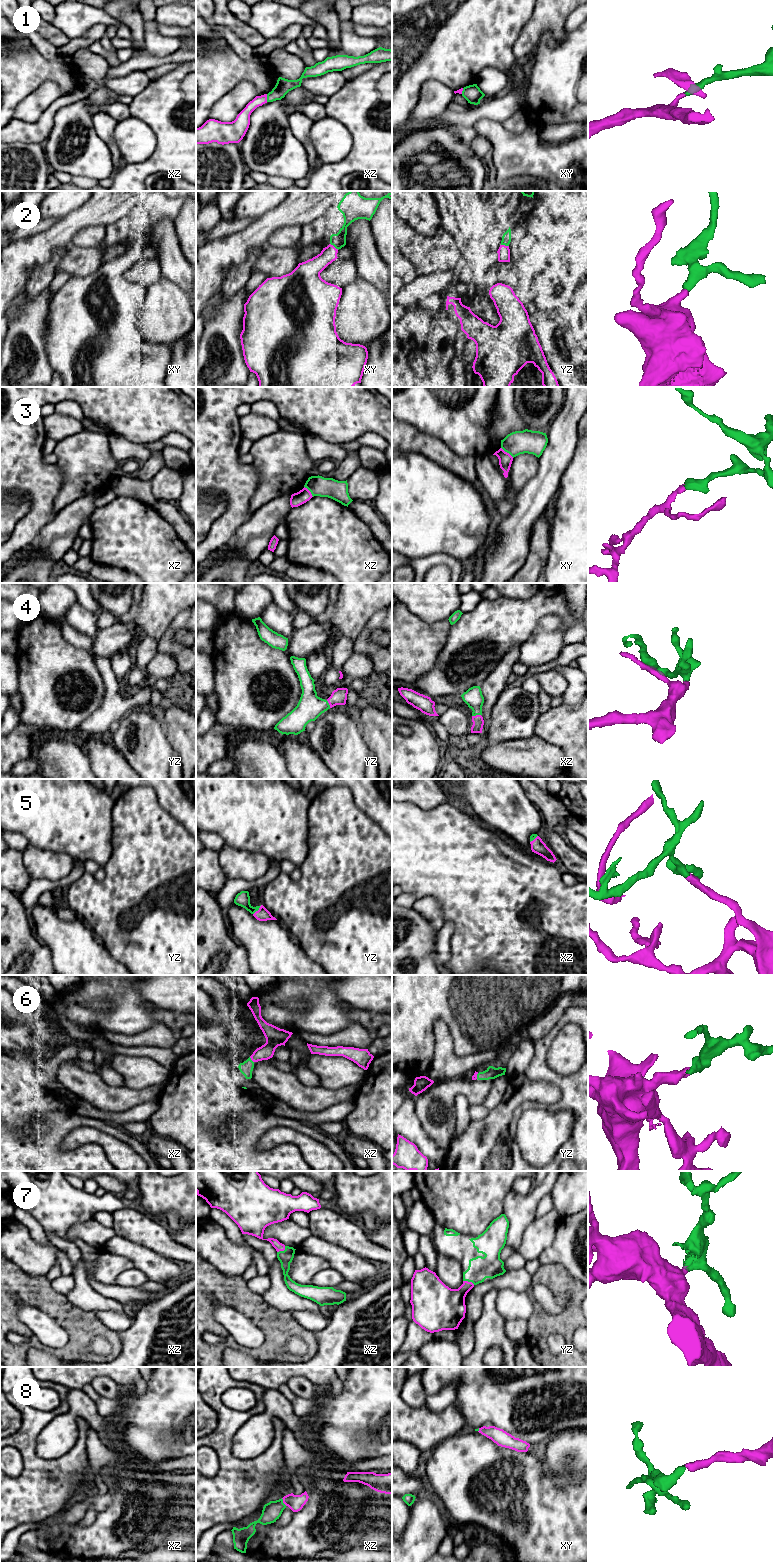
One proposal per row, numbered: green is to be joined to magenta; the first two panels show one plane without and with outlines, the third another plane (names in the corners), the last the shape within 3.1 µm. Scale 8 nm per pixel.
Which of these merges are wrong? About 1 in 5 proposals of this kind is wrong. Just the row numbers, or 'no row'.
3

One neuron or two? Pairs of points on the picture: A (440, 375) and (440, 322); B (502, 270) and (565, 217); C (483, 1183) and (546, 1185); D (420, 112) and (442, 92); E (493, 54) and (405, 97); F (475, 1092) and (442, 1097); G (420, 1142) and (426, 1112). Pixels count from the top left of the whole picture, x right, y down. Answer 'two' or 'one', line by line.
A: one
B: two
C: two
D: one
E: one
F: one
G: two

